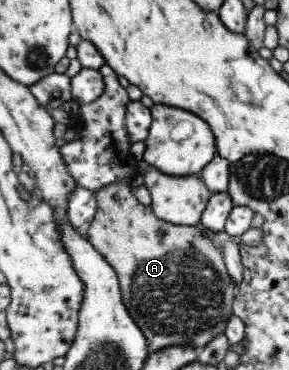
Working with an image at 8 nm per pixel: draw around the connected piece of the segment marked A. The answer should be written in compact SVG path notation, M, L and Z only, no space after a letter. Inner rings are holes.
M124 180L94 191L98 212L88 231L90 242L117 269L126 307L141 325L152 350L173 346L194 346L201 350L215 336L225 334L230 318L235 315L233 306L239 286L230 275L225 253L202 228L162 220L151 205L144 206L132 192L130 182Z

